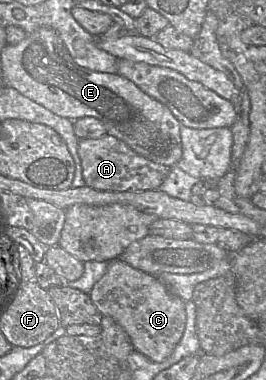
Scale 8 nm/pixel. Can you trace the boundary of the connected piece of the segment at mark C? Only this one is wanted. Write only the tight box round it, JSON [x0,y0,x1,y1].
[89,258,186,362]

